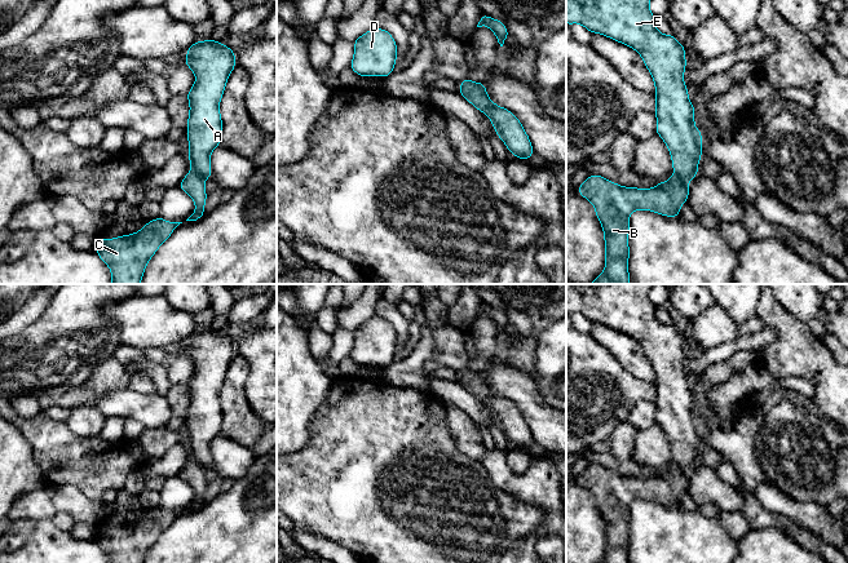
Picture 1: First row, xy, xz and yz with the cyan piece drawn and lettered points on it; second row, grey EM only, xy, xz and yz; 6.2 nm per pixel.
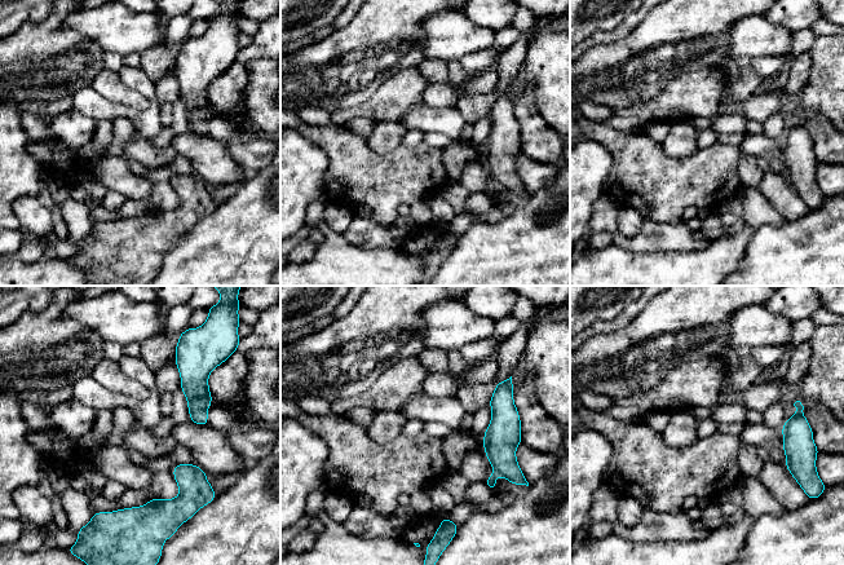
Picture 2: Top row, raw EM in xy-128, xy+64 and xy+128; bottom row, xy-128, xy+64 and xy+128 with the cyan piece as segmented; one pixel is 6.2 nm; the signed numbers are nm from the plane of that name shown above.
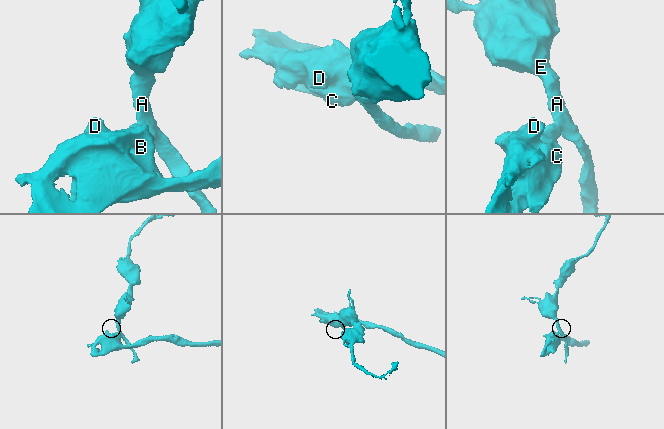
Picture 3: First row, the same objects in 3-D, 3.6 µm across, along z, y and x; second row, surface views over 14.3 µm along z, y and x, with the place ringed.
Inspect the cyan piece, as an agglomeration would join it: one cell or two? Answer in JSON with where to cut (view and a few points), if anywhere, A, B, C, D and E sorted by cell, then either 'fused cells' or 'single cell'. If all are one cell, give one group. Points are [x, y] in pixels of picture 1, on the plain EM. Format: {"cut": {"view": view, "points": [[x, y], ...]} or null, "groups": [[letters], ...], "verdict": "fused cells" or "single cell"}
{"cut": {"view": "yz", "points": [[674, 462], [688, 471]]}, "groups": [["A", "E"], ["B", "C", "D"]], "verdict": "fused cells"}

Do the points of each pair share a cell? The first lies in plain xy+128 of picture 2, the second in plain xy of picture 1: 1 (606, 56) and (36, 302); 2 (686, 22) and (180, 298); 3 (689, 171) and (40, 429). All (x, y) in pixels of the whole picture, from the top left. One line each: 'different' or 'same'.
1: different
2: different
3: same

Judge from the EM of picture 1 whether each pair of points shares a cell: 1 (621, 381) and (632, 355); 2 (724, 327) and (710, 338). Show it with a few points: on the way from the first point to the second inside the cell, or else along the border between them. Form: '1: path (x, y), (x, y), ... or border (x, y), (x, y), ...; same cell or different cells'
1: border (606, 348), (627, 371), (653, 385); different cells
2: path (720, 328), (714, 335); same cell

